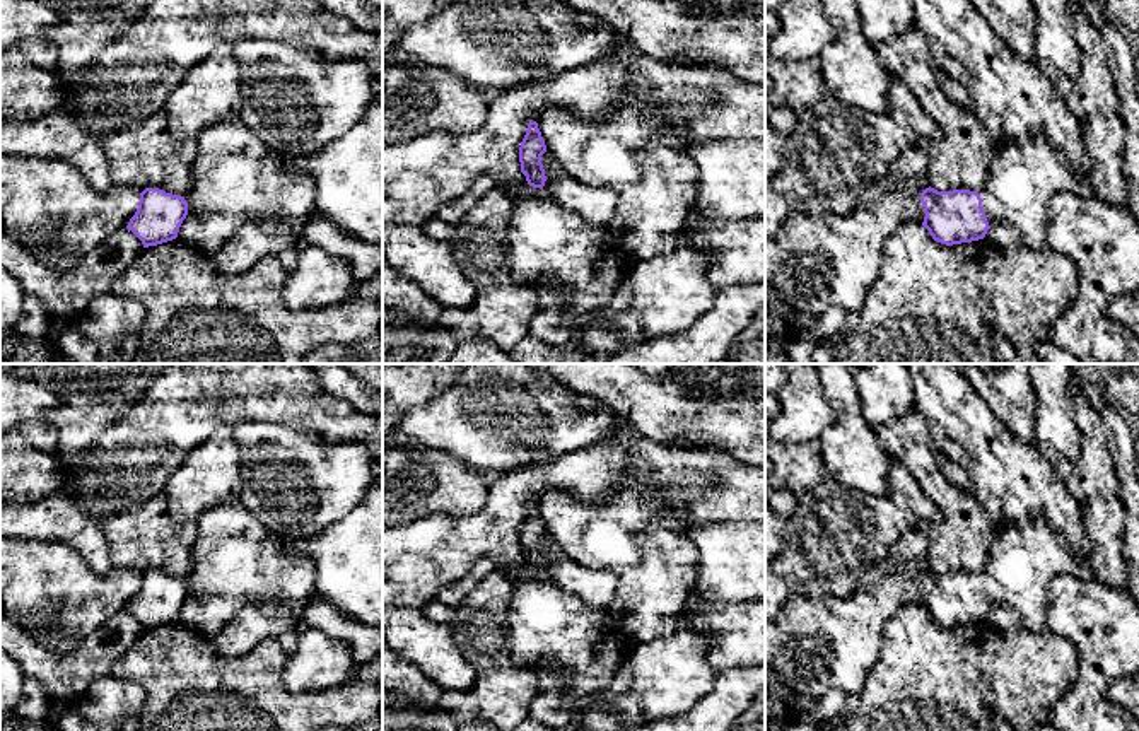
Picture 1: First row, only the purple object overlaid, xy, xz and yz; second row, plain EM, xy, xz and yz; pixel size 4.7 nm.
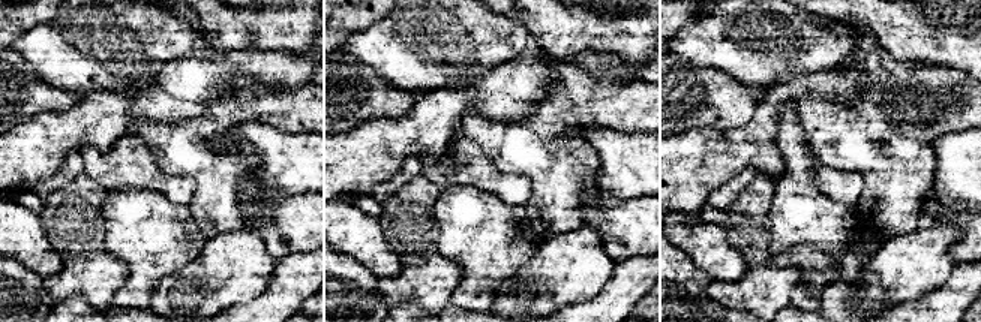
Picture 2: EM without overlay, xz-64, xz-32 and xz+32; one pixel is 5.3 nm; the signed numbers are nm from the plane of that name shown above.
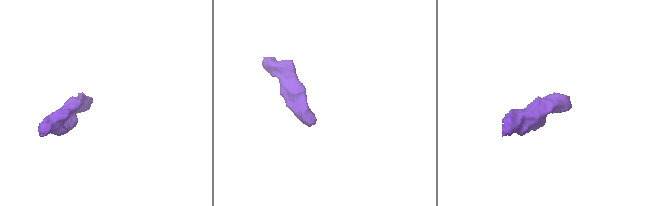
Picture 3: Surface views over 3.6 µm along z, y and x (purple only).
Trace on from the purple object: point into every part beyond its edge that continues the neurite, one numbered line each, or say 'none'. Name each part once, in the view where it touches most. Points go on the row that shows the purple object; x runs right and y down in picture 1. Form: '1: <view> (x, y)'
1: yz (1025, 173)

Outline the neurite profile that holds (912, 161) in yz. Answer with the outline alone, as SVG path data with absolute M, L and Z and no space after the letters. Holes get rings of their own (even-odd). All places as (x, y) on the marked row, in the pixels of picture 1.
M924 143L907 147L893 161L888 173L862 193L862 203L871 205L883 200L908 179L926 176L927 167L929 157Z

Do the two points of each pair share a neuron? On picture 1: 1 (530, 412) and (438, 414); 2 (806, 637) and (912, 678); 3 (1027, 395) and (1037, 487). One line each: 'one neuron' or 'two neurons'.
1: one neuron
2: two neurons
3: two neurons

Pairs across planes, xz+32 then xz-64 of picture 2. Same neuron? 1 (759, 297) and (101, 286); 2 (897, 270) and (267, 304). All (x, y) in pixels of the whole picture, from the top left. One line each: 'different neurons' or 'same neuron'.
1: same neuron
2: different neurons

